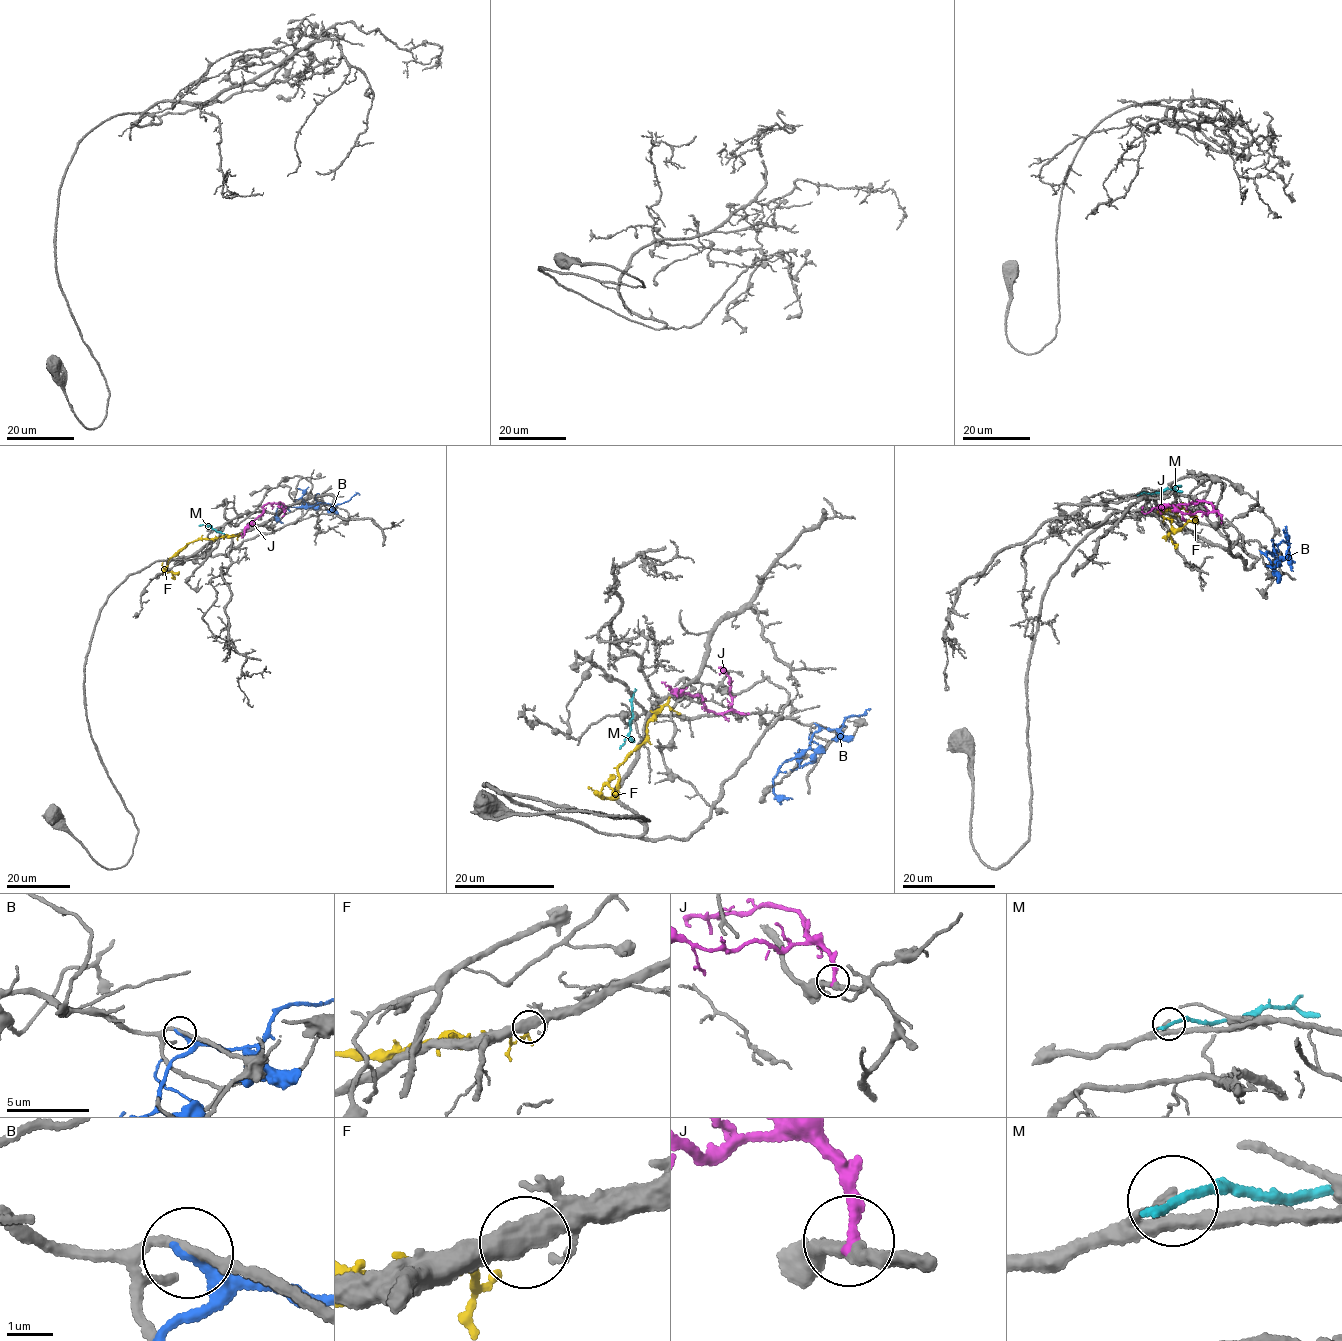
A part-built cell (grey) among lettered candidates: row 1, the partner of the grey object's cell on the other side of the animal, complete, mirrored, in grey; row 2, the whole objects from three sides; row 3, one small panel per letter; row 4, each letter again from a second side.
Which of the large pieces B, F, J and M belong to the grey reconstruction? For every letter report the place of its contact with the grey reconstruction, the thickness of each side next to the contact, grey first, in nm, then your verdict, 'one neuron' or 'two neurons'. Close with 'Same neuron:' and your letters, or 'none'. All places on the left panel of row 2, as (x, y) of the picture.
B: contact (323, 502); calibres 190 and 280 nm; two neurons
F: contact (241, 533); calibres 440 and 280 nm; two neurons
J: contact (286, 507); calibres 300 and 280 nm; two neurons
M: contact (222, 533); calibres 130 and 260 nm; two neurons
Same neuron: none

